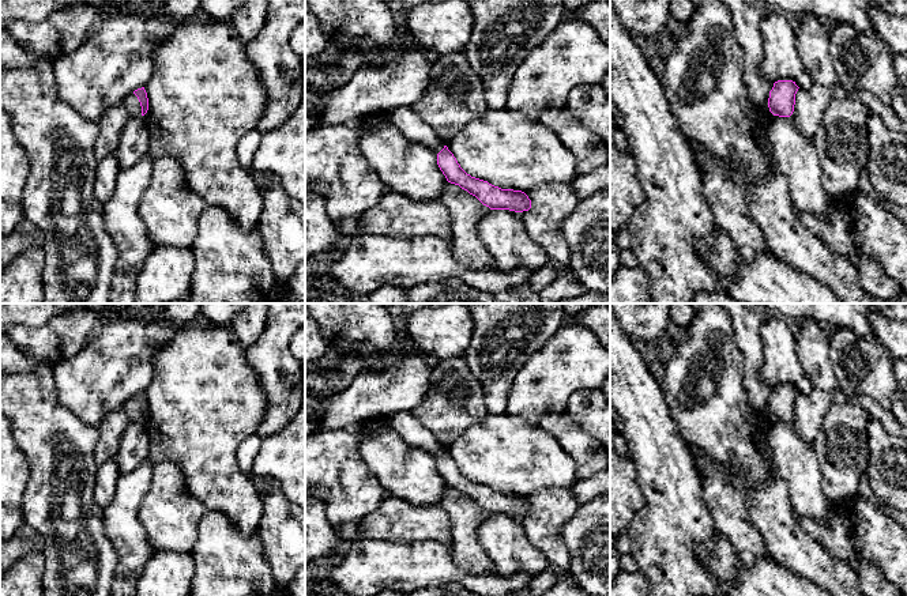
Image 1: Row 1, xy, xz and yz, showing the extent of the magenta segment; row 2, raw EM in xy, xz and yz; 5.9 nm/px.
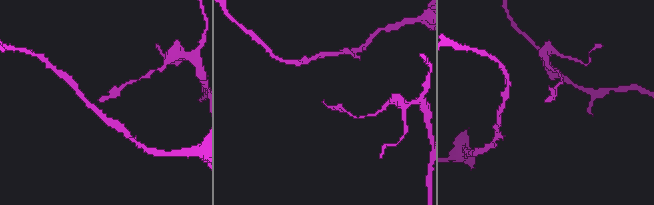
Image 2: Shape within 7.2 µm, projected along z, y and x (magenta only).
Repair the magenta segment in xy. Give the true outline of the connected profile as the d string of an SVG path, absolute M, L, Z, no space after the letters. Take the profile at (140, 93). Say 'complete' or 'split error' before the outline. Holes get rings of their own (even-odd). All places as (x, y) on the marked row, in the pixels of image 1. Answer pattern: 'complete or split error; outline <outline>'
split error; outline M144 87L135 90L121 103L131 117L144 116L148 110L148 98Z

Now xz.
split error; outline M395 107L388 114L392 125L406 139L424 144L437 152L437 165L448 182L459 185L490 210L523 212L531 208L531 200L524 192L501 189L467 174L434 131L411 107Z

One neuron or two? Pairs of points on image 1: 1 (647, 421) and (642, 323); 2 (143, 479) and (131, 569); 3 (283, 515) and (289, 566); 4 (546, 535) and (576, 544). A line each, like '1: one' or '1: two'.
1: two
2: one
3: one
4: two

